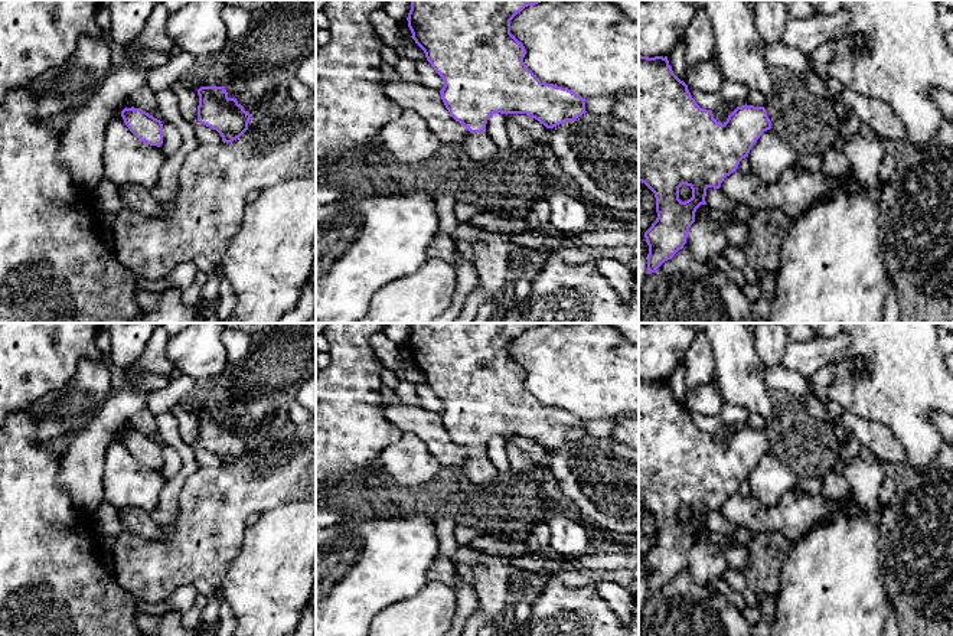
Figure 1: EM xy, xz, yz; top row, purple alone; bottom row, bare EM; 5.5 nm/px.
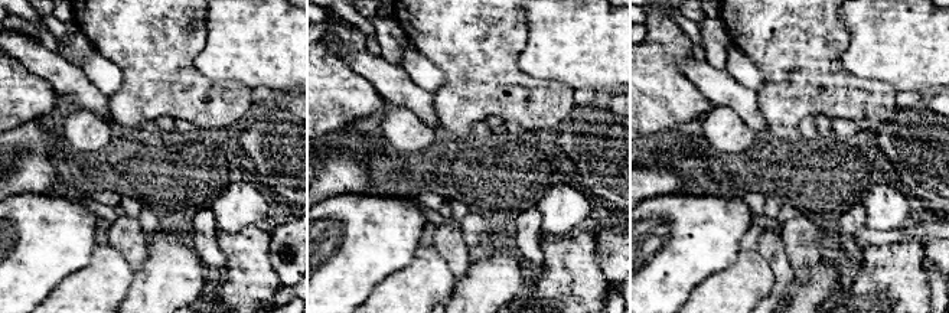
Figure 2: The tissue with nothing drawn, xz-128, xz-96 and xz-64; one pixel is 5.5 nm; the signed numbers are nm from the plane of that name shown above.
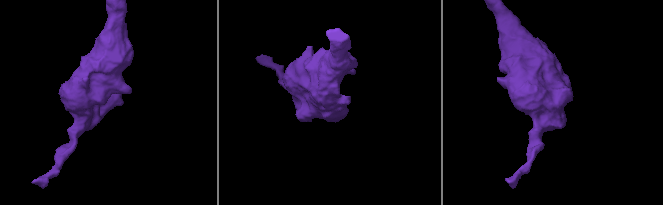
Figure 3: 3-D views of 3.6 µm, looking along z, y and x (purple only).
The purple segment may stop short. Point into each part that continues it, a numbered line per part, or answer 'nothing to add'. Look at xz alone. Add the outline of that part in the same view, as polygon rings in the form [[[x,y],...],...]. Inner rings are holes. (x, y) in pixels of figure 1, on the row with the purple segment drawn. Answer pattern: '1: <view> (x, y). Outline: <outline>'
1: xz (479, 146). Outline: [[[469,133],[463,147],[469,157],[476,162],[493,160],[497,153],[497,147],[487,133]]]

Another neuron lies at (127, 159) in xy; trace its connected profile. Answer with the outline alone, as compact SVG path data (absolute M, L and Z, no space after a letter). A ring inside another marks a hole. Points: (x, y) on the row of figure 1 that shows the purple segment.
M121 114L107 125L104 144L104 177L118 186L134 183L146 189L160 183L167 156L157 146L138 140Z

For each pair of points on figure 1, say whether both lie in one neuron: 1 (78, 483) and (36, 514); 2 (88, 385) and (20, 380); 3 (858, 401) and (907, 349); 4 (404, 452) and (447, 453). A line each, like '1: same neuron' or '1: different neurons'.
1: different neurons
2: different neurons
3: same neuron
4: different neurons

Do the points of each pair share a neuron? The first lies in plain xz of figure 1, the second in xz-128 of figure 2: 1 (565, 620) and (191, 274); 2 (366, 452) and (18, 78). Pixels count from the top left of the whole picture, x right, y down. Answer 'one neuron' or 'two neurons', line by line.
1: two neurons
2: one neuron

